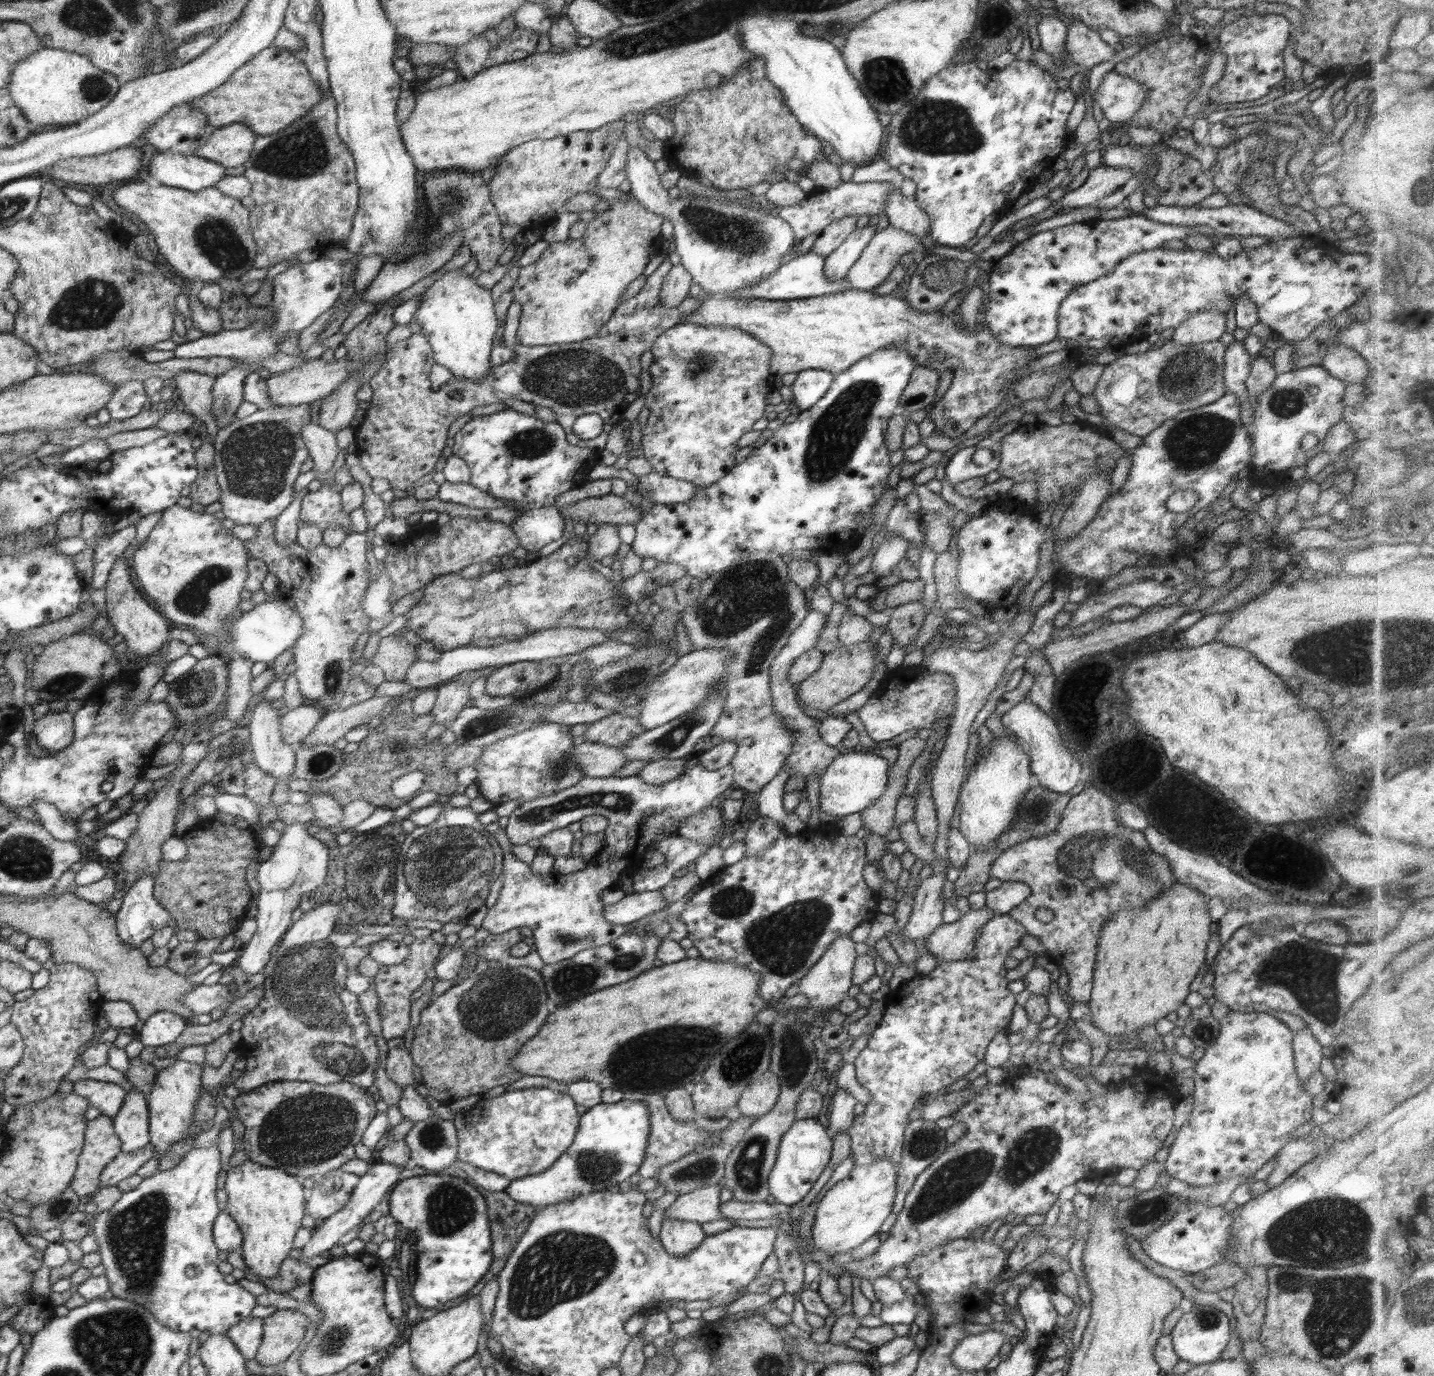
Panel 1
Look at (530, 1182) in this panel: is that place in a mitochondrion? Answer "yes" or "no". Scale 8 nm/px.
no

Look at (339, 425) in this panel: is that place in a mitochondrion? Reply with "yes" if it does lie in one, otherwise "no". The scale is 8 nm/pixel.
no

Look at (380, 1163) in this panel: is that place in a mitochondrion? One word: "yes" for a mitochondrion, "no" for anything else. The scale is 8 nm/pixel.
no

